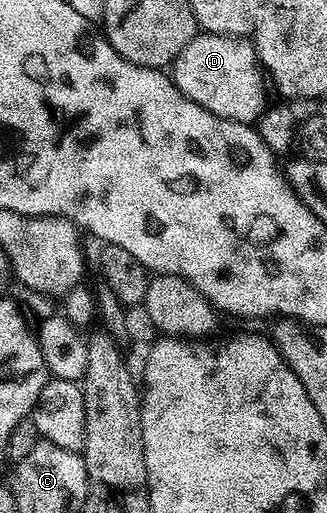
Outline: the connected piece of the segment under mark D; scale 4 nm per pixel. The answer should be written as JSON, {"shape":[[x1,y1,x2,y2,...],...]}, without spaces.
{"shape":[[199,33,187,41,183,53,175,57,171,78,195,105,203,105,203,109,215,113,215,117,253,125,267,109,267,76,257,58,256,47,245,37]]}

